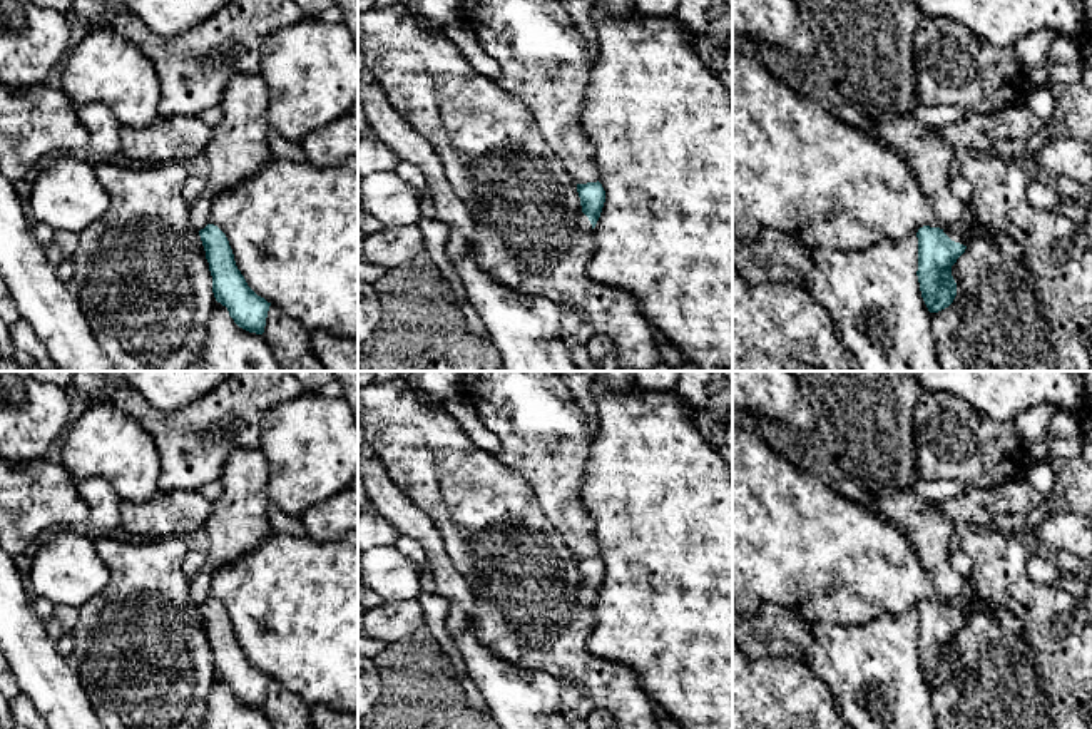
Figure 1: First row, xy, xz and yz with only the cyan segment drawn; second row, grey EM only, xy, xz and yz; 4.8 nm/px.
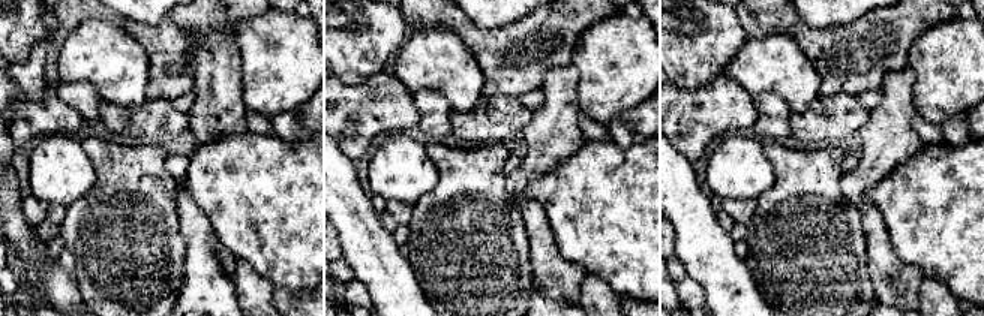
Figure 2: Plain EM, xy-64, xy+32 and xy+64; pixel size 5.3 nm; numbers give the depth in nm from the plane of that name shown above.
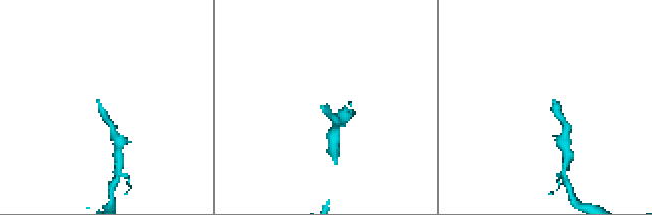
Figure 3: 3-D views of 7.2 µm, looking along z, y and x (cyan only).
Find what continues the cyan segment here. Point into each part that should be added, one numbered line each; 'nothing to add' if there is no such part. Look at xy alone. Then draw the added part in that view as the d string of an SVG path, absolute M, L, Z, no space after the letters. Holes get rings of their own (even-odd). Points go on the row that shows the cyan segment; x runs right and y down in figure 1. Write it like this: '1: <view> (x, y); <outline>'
1: xy (238, 149); M236 74L221 99L222 119L212 127L212 139L204 154L211 164L206 189L189 204L194 231L209 224L212 199L254 176L269 159L268 144L269 85L261 75Z

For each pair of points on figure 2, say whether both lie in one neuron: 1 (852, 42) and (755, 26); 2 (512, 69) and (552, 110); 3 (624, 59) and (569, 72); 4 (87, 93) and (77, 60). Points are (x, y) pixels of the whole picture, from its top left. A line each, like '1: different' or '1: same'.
1: same
2: different
3: different
4: different

